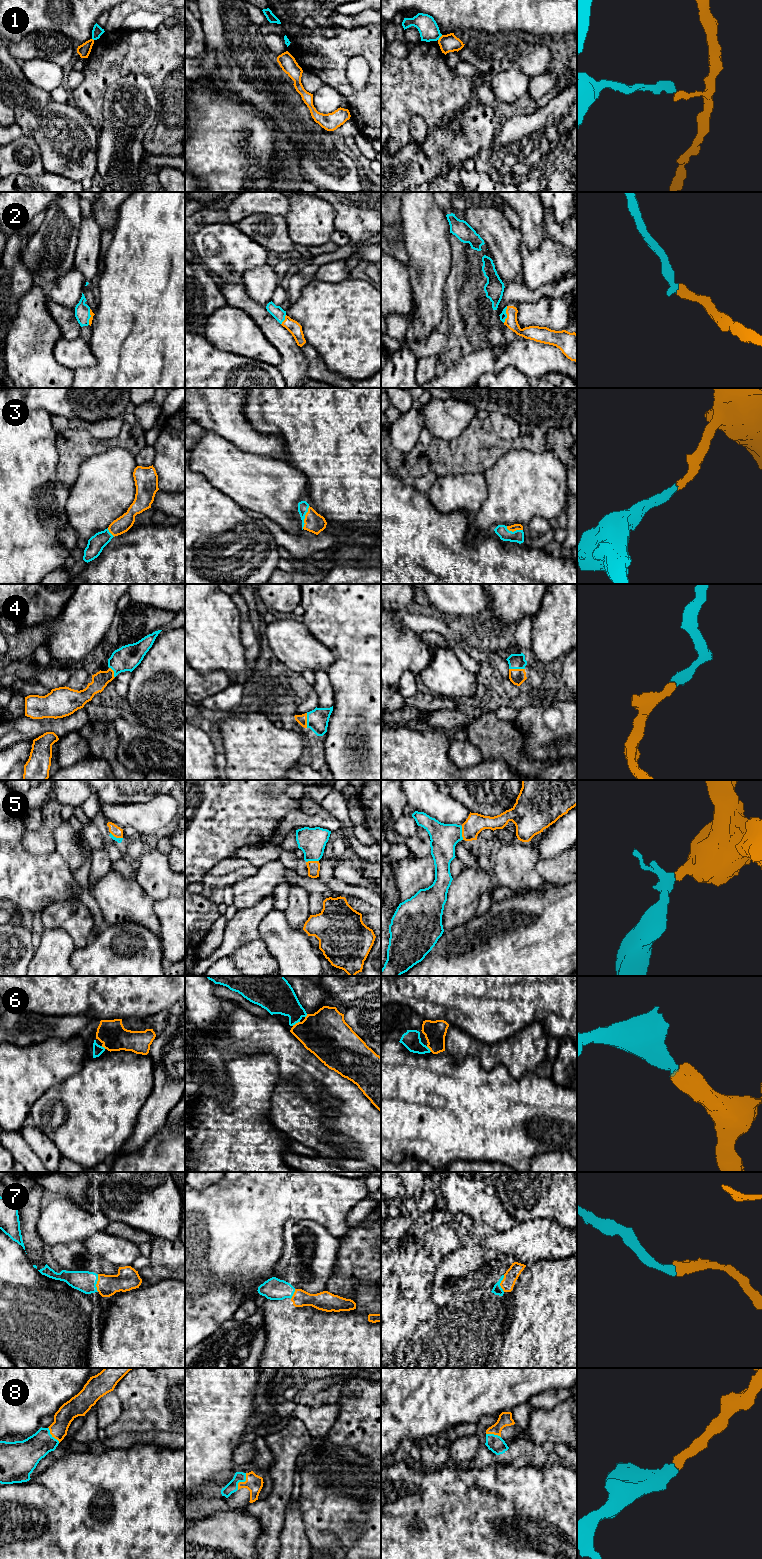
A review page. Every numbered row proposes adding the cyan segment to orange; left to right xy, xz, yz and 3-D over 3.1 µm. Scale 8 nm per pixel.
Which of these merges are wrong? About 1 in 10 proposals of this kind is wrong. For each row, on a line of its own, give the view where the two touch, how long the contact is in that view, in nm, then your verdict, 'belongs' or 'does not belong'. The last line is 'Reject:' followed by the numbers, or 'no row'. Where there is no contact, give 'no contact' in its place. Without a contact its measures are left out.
1: contact in yz; length 60 nm; does not belong
2: contact in yz; length 140 nm; belongs
3: contact in xz; length 190 nm; belongs
4: contact in yz; length 130 nm; belongs
5: contact in yz; length 110 nm; belongs
6: contact in xz; length 70 nm; belongs
7: contact in xy; length 140 nm; belongs
8: contact in xz; length 150 nm; belongs
Reject: 1

